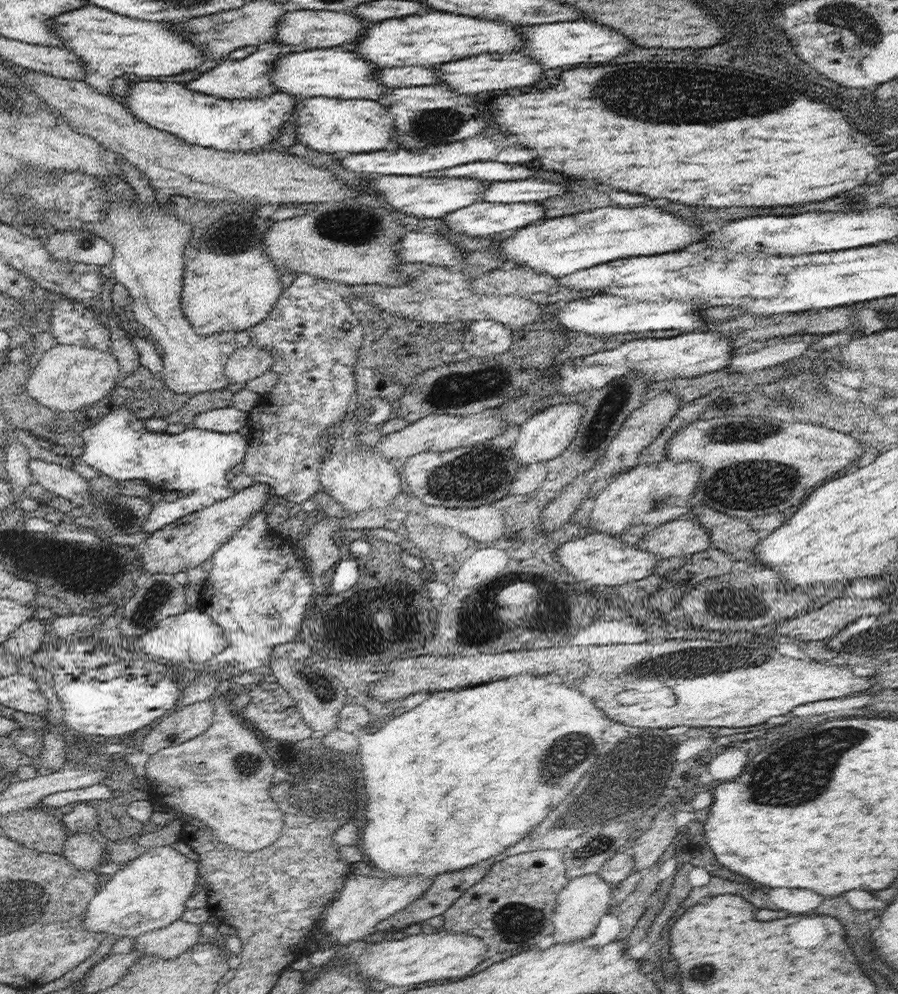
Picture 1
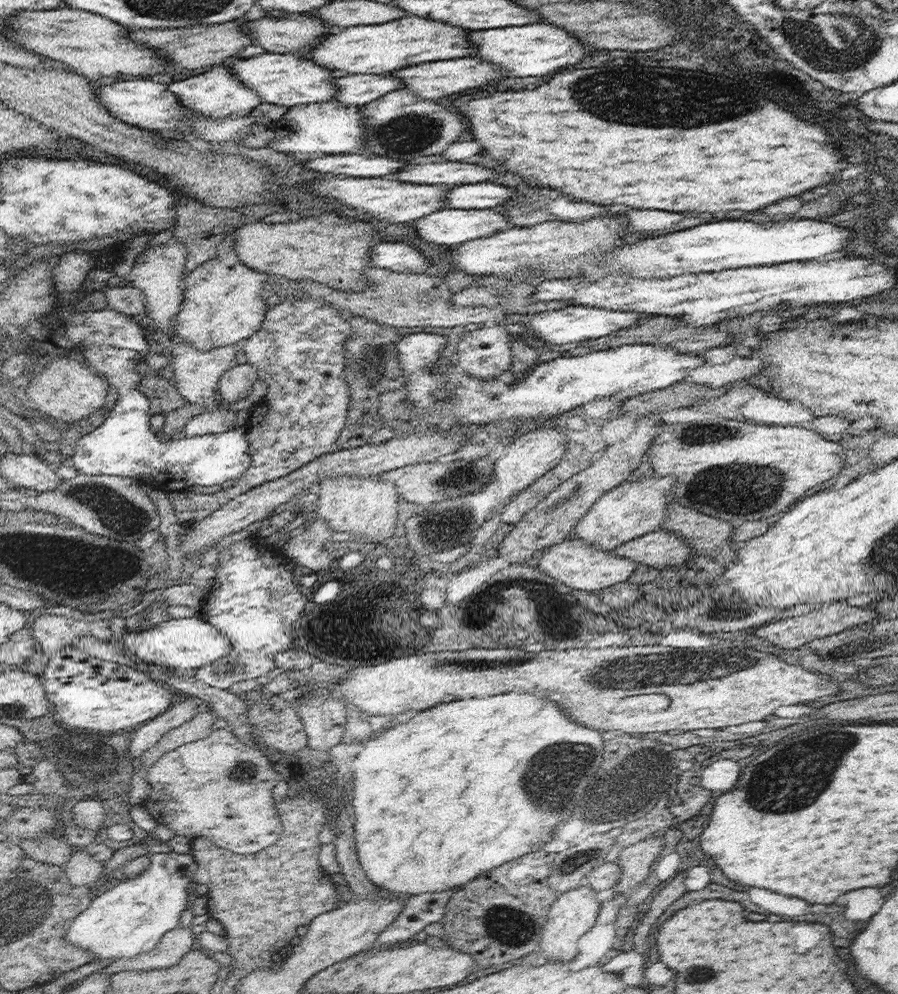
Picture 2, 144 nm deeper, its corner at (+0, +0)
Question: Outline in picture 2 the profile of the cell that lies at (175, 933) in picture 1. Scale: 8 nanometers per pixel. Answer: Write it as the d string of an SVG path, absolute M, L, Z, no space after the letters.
M173 928L167 932L167 936L161 940L161 944L157 944L151 952L143 952L139 956L133 958L119 958L115 962L111 962L105 972L111 976L115 976L117 972L123 970L157 970L157 968L171 968L177 966L181 962L181 958L185 954L191 952L193 942L197 940L197 936L187 928Z

